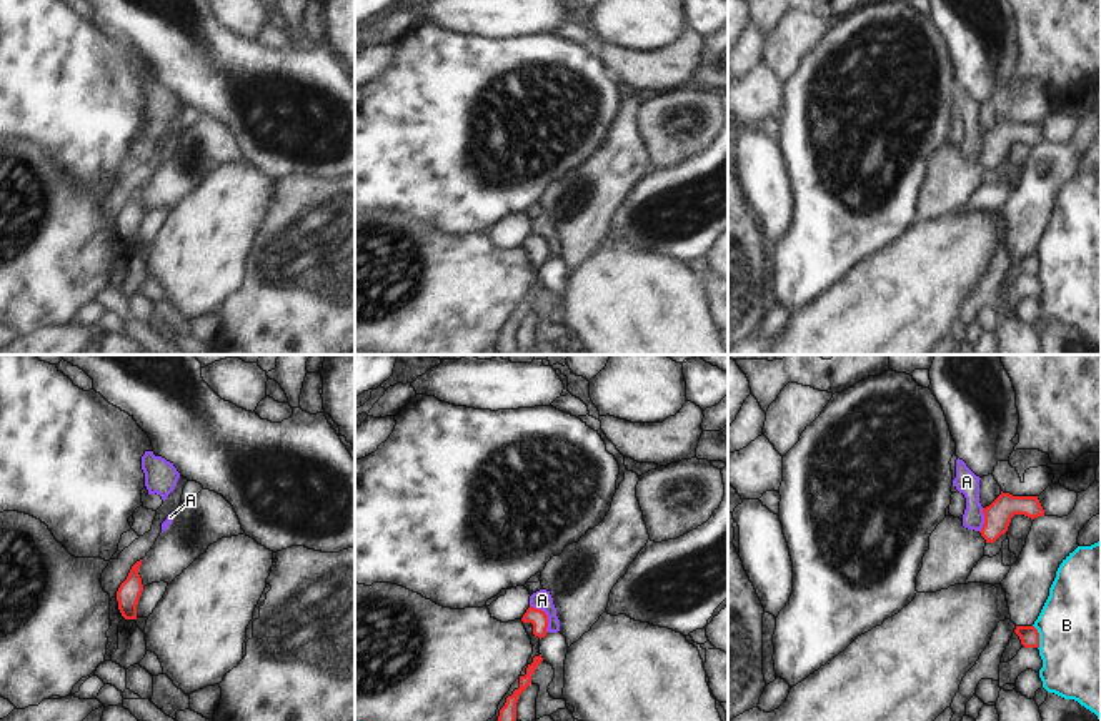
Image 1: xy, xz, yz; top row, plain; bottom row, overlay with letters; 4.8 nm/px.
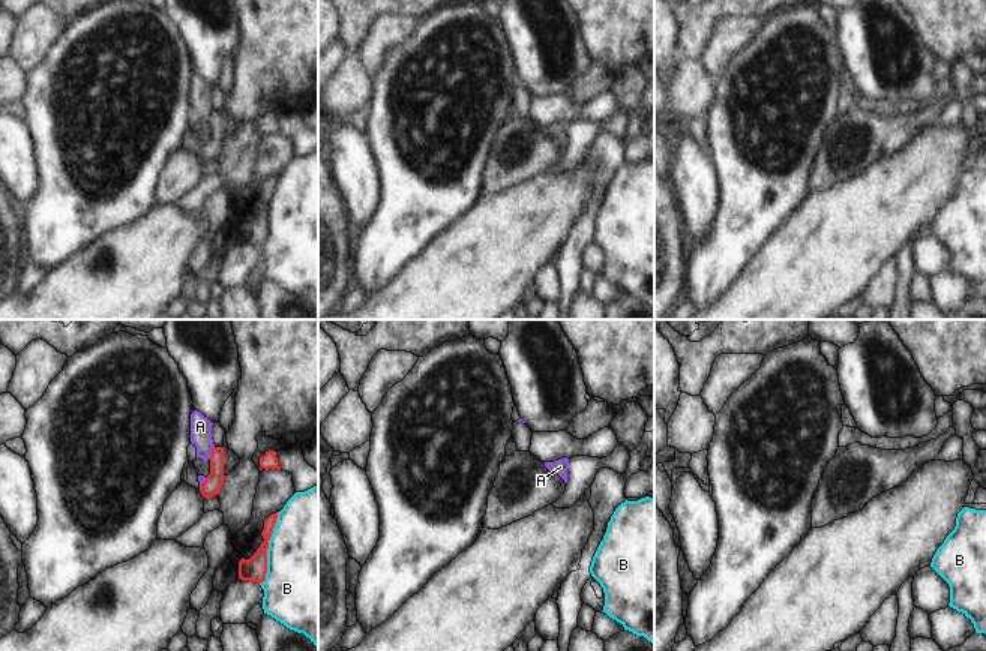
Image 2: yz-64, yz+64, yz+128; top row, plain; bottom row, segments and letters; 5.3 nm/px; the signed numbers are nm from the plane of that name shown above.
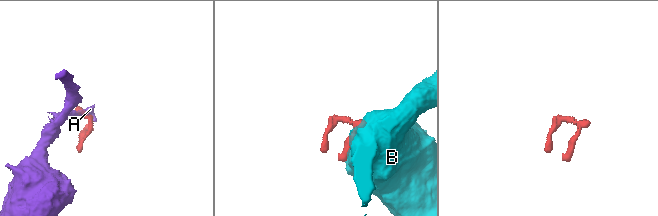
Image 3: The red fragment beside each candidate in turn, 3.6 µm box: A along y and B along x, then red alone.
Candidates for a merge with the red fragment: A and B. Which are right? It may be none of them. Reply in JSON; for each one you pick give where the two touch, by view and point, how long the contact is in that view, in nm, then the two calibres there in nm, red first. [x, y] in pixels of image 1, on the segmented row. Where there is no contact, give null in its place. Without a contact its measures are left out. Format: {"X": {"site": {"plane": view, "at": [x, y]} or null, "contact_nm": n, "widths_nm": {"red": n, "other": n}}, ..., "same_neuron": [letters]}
{"same_neuron": []}

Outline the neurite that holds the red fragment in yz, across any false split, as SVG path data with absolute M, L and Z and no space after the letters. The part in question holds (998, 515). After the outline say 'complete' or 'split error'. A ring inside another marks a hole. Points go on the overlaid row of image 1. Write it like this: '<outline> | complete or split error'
M1003 493L986 508L983 508L984 525L981 536L986 543L994 543L1001 535L1008 531L1011 518L1014 515L1024 515L1031 520L1044 516L1044 510L1038 496L1013 496Z | complete

